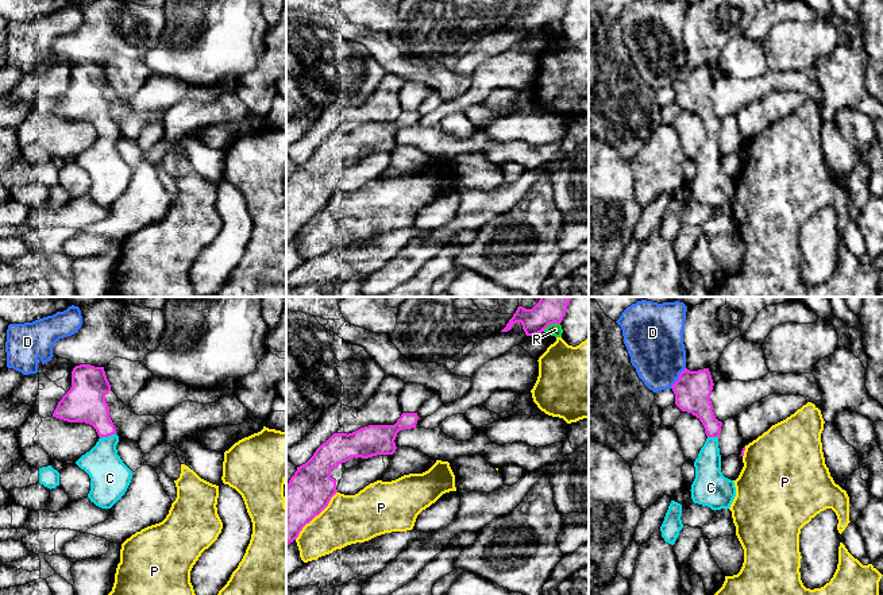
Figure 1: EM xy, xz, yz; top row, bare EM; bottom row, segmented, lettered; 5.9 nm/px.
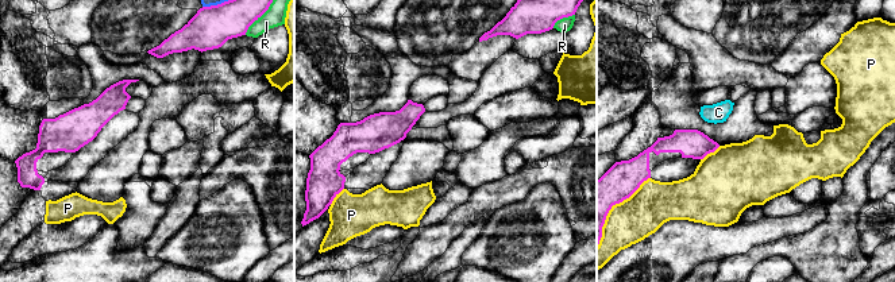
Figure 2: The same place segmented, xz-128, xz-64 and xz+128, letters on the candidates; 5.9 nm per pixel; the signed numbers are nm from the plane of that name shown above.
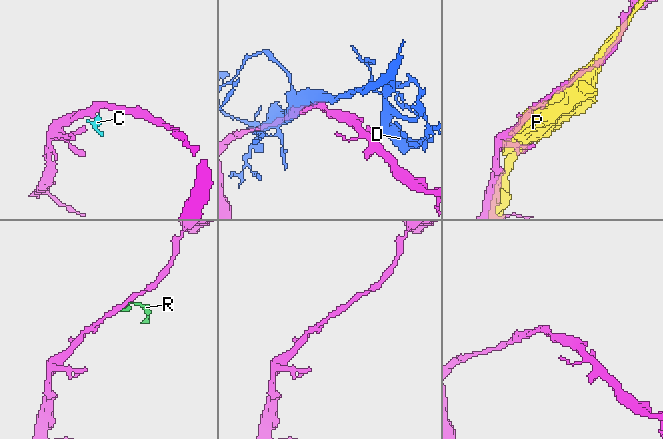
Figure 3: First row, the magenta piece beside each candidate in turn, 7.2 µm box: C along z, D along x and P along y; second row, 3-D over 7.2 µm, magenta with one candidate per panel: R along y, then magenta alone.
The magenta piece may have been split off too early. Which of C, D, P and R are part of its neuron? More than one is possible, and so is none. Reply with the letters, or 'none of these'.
C

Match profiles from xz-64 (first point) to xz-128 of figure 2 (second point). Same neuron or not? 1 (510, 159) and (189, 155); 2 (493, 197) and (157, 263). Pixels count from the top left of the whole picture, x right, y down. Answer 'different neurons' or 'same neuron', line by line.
1: different neurons
2: different neurons

